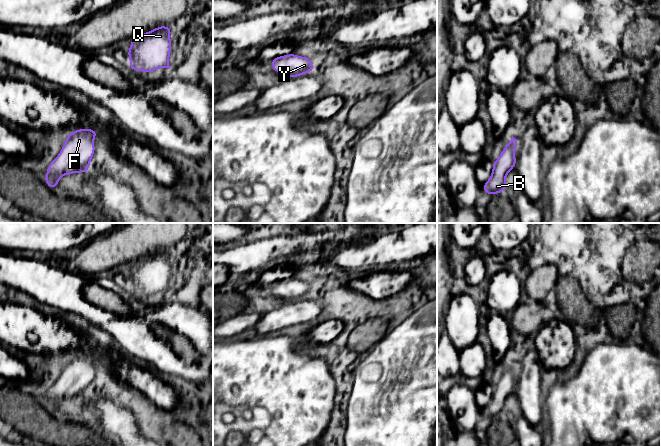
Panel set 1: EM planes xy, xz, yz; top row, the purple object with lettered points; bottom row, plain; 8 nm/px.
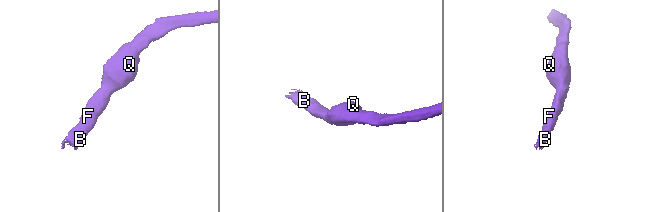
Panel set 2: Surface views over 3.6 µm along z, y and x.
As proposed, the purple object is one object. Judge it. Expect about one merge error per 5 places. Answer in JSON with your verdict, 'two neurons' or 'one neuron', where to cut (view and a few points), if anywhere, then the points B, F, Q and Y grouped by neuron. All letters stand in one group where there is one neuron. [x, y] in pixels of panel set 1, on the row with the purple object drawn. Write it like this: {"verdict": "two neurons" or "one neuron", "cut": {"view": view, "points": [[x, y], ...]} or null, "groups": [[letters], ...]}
{"verdict": "one neuron", "cut": null, "groups": [["B", "F", "Q", "Y"]]}

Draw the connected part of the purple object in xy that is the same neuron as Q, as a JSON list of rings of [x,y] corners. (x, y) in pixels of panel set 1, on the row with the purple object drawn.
[[[159,26],[156,29],[132,38],[127,53],[131,69],[145,71],[148,74],[158,68],[168,68],[171,52],[171,27]]]

